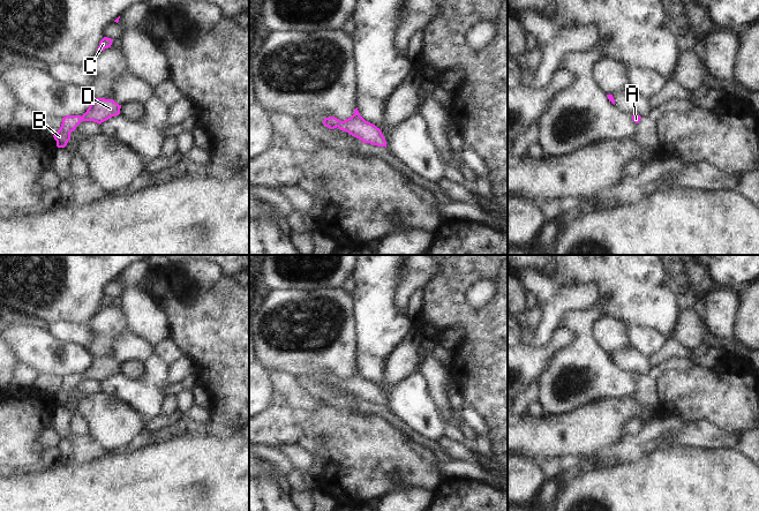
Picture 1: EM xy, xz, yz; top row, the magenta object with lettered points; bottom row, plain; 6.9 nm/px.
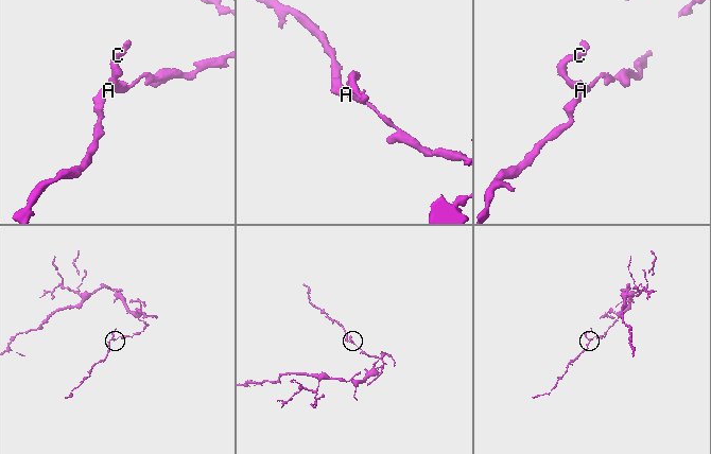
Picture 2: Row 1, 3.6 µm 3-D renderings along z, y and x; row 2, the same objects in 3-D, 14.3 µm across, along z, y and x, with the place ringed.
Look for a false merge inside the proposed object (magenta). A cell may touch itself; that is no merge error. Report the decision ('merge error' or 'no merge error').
no merge error

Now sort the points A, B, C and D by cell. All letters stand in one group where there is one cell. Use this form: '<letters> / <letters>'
A B C D

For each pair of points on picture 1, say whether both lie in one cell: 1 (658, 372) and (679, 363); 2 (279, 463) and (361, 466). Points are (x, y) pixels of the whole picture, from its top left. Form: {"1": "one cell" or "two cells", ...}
{"1": "one cell", "2": "two cells"}

